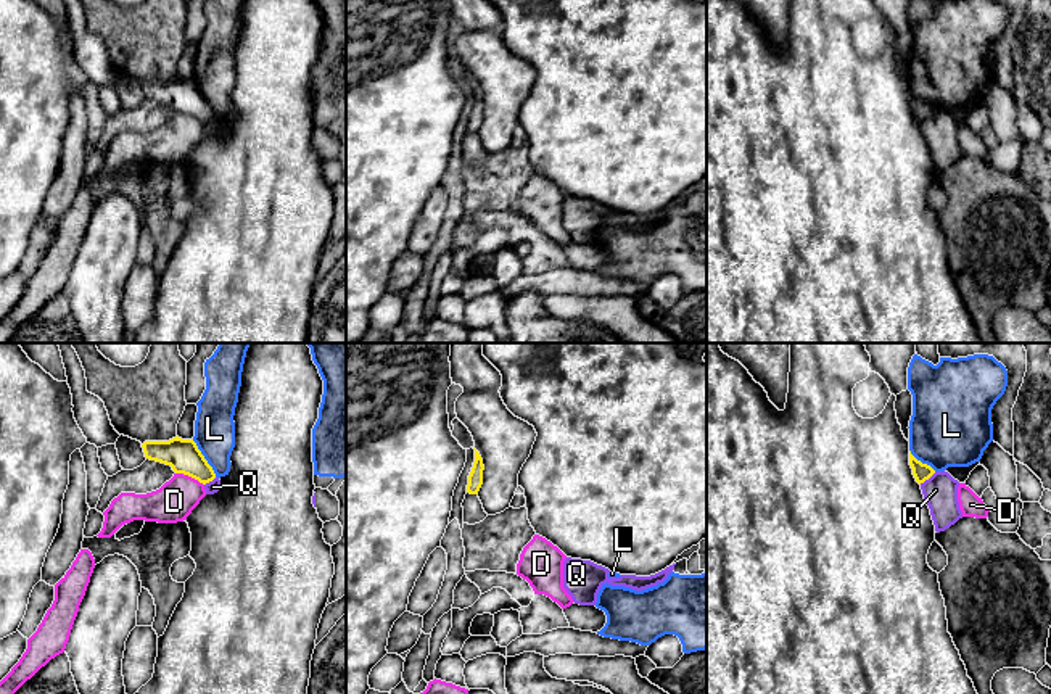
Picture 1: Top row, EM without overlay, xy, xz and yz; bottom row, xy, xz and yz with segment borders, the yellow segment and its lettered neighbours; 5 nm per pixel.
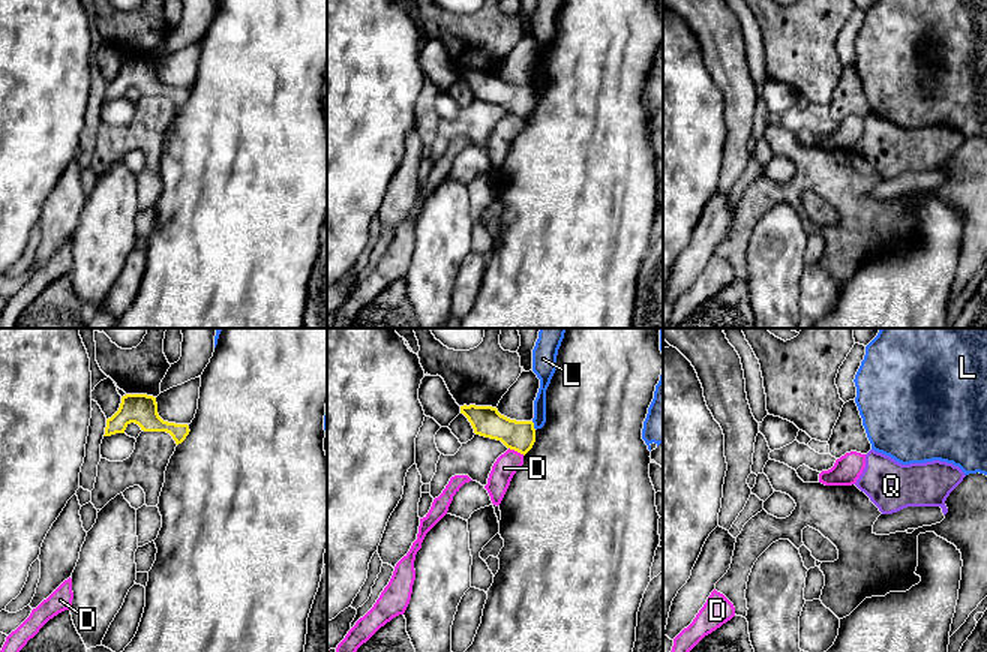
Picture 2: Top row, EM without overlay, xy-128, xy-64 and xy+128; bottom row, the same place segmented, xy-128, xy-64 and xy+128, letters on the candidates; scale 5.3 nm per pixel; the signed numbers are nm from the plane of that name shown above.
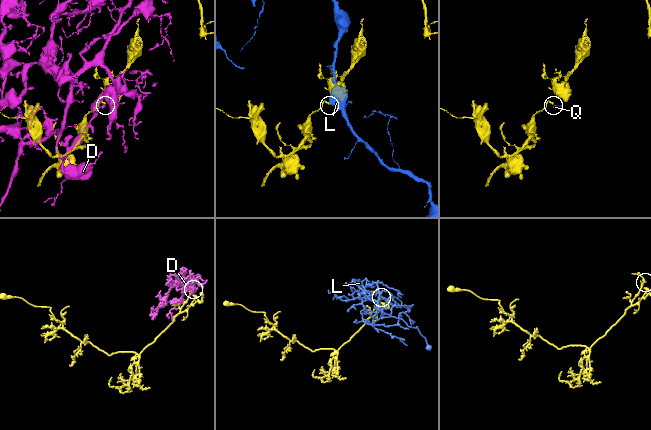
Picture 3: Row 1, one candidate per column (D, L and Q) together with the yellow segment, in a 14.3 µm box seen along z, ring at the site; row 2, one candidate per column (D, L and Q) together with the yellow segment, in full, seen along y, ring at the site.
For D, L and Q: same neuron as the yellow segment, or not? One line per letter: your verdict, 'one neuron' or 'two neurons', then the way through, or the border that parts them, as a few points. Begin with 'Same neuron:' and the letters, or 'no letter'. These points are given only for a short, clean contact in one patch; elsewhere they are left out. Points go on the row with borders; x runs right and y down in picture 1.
Same neuron: no letter
D: two neurons; border xy (176, 472), (187, 474), (203, 485)
L: two neurons; border xy (192, 440), (216, 475)
Q: two neurons; border yz (935, 472), (919, 483)

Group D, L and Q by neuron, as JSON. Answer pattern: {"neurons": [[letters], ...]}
{"neurons": [["D"], ["L"], ["Q"]]}

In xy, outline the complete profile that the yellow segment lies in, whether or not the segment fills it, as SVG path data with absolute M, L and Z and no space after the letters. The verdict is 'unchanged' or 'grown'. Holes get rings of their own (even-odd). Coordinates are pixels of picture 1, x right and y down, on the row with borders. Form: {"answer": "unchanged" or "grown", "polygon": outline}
{"answer": "unchanged", "polygon": "M175 436L169 441L145 441L142 448L146 459L171 465L175 473L188 475L203 485L216 478L193 440Z"}

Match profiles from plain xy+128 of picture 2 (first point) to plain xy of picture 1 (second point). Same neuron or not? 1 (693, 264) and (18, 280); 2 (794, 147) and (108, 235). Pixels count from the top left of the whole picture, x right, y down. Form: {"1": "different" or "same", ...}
{"1": "same", "2": "different"}

